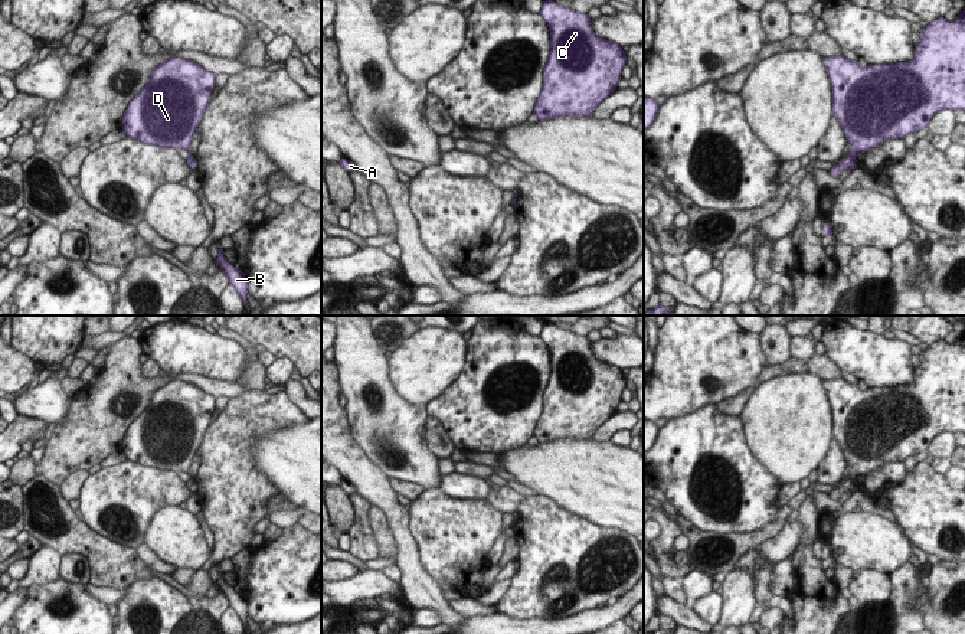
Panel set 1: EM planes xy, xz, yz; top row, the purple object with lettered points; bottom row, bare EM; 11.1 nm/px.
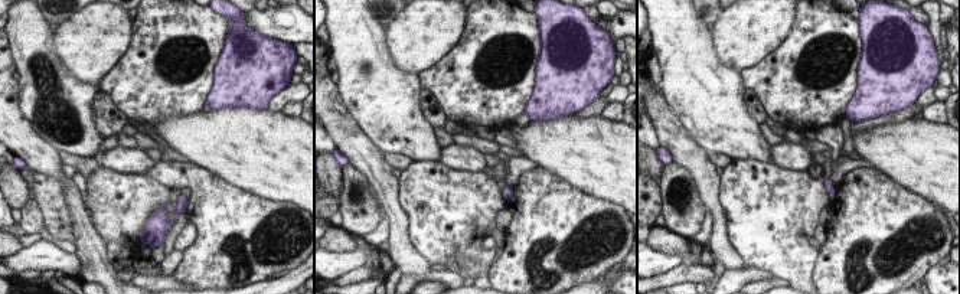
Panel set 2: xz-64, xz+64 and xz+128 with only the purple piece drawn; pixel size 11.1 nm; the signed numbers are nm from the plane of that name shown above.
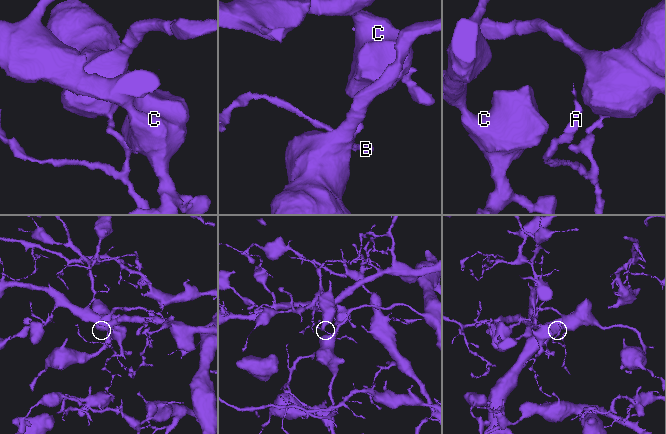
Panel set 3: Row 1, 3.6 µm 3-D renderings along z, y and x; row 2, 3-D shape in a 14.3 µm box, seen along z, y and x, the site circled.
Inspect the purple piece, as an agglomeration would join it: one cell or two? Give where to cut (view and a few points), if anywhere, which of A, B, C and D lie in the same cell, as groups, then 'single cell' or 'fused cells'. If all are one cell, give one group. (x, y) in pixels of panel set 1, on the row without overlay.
cut in yz along (850, 477), (853, 480); A B / C D; fused cells

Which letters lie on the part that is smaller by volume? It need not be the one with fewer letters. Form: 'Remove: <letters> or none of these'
Remove: A, B

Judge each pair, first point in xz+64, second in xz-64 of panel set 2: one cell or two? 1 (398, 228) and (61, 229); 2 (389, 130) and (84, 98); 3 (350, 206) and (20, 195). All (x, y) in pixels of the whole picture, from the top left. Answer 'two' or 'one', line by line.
1: two
2: one
3: two

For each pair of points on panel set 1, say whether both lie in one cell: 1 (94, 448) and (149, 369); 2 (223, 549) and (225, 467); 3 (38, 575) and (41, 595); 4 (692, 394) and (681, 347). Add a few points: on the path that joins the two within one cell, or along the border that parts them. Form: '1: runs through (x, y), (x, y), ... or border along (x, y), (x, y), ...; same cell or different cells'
1: border along (140, 368), (146, 378), (153, 378), (160, 371); different cells
2: runs through (225, 529), (225, 487); same cell
3: border along (54, 579), (45, 584), (32, 584), (28, 588); different cells
4: runs through (692, 382), (692, 359); same cell

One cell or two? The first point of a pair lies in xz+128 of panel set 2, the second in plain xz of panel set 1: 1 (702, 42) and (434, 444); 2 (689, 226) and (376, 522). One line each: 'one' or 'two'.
1: two
2: two

